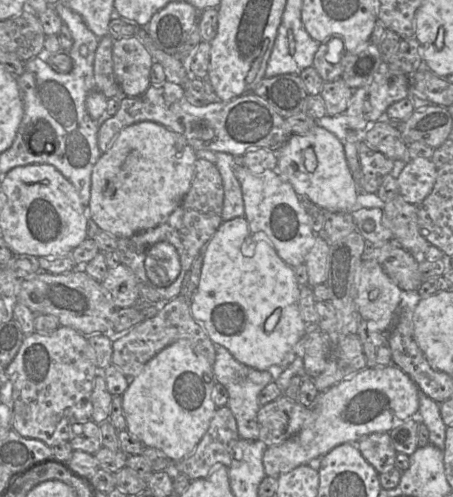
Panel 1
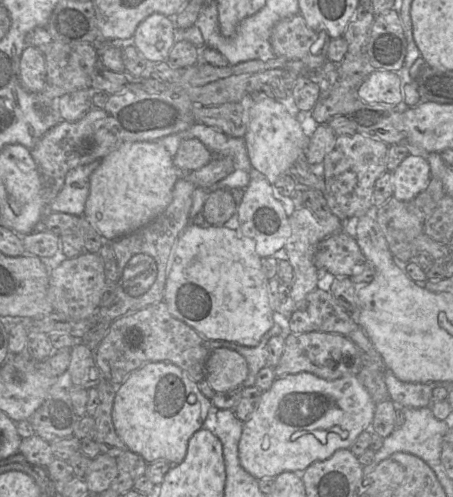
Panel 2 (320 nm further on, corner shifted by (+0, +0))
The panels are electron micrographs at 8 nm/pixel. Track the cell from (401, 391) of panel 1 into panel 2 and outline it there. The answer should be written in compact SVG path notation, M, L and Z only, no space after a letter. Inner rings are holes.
M310 372L277 377L271 388L263 392L250 419L243 423L238 445L240 464L258 480L275 479L283 472L295 472L302 478L311 464L330 458L339 449L349 448L361 432L371 430L375 406L355 375L336 380L326 380Z

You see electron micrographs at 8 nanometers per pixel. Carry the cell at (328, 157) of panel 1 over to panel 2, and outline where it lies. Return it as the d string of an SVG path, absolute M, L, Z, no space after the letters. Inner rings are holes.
M246 95L239 103L249 112L249 124L243 139L251 165L261 172L271 185L274 185L276 180L295 164L298 156L306 152L310 137L276 99Z

